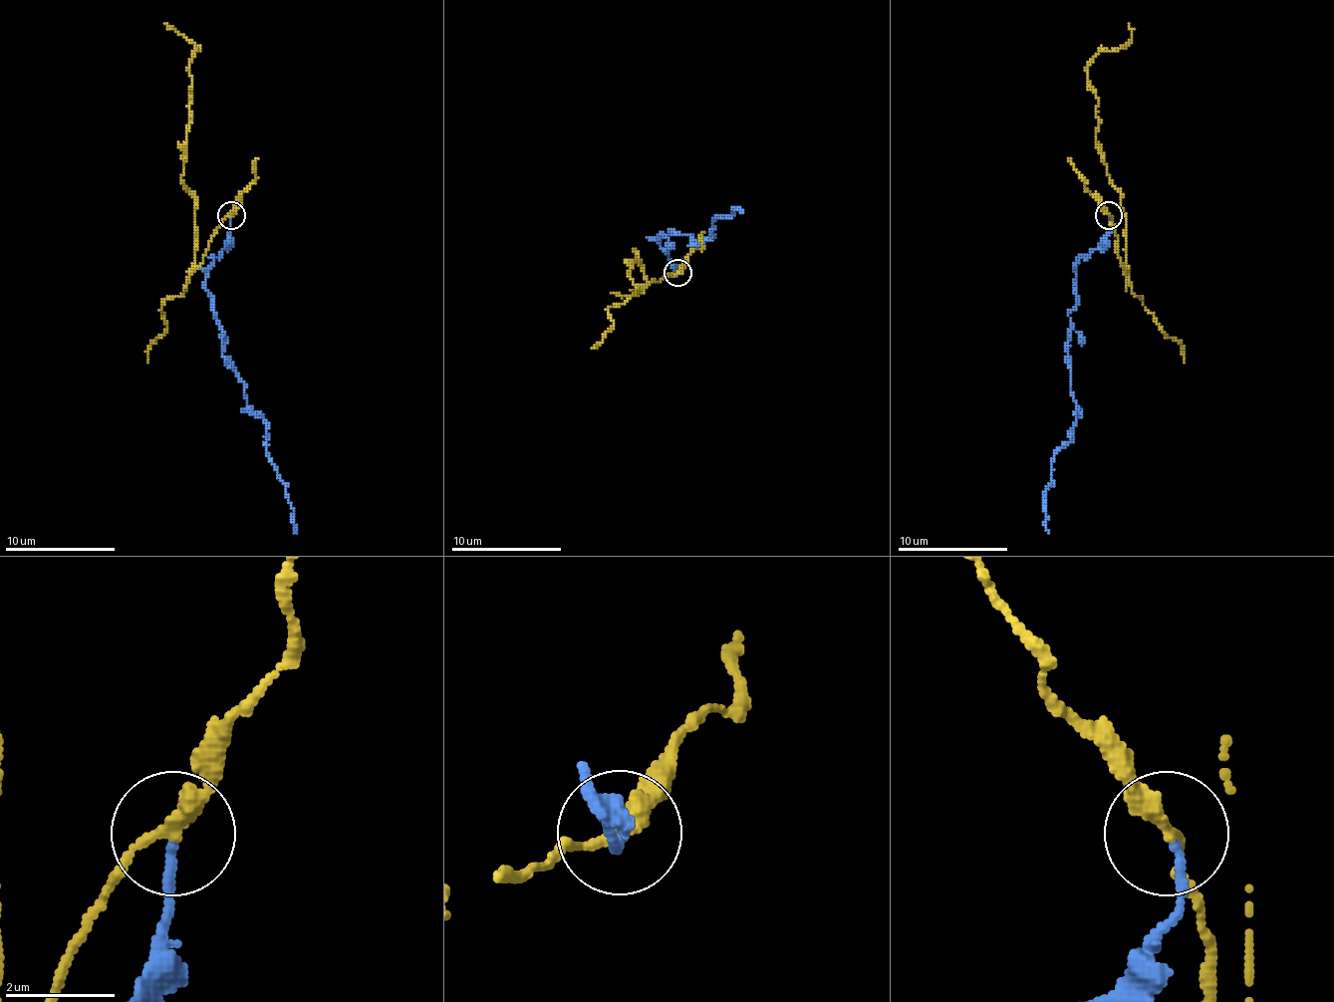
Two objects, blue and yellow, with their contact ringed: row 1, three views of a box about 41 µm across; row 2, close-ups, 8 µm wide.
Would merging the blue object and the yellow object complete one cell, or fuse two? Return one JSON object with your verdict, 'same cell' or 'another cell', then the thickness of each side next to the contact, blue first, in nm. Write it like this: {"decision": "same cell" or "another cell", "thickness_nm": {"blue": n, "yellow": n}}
{"decision": "another cell", "thickness_nm": {"blue": 170, "yellow": 280}}

